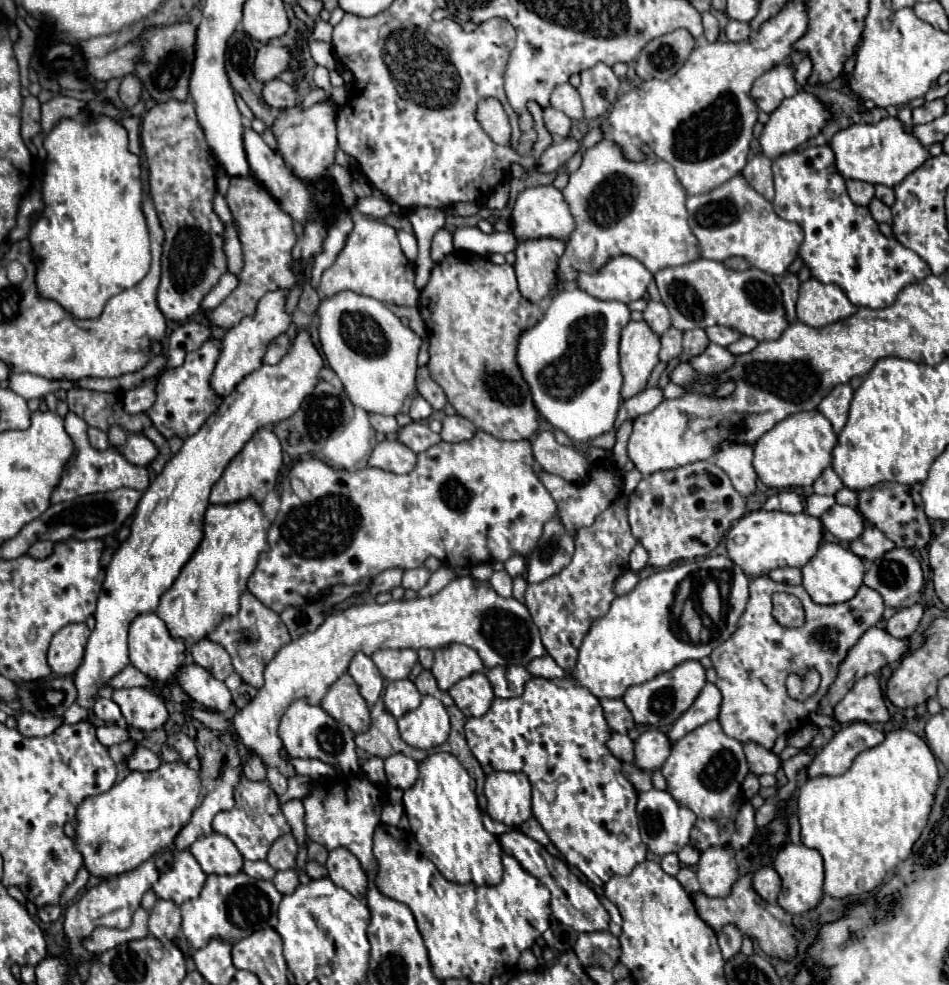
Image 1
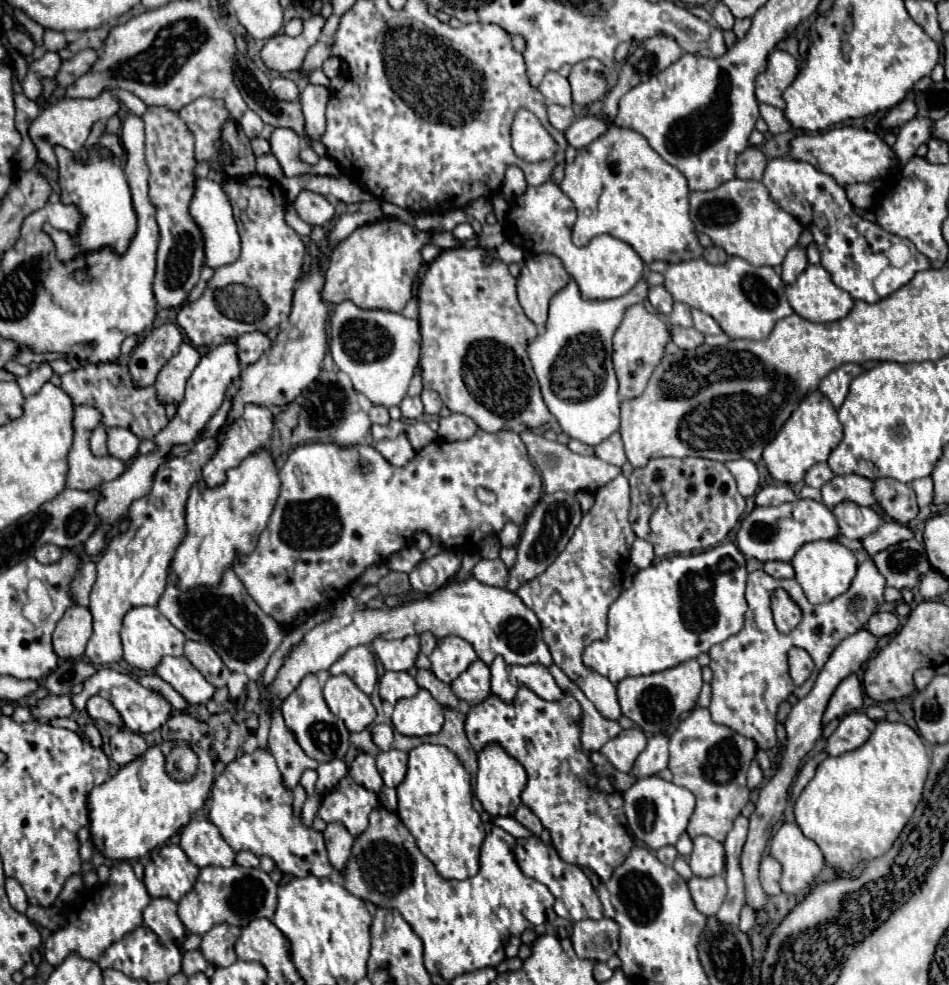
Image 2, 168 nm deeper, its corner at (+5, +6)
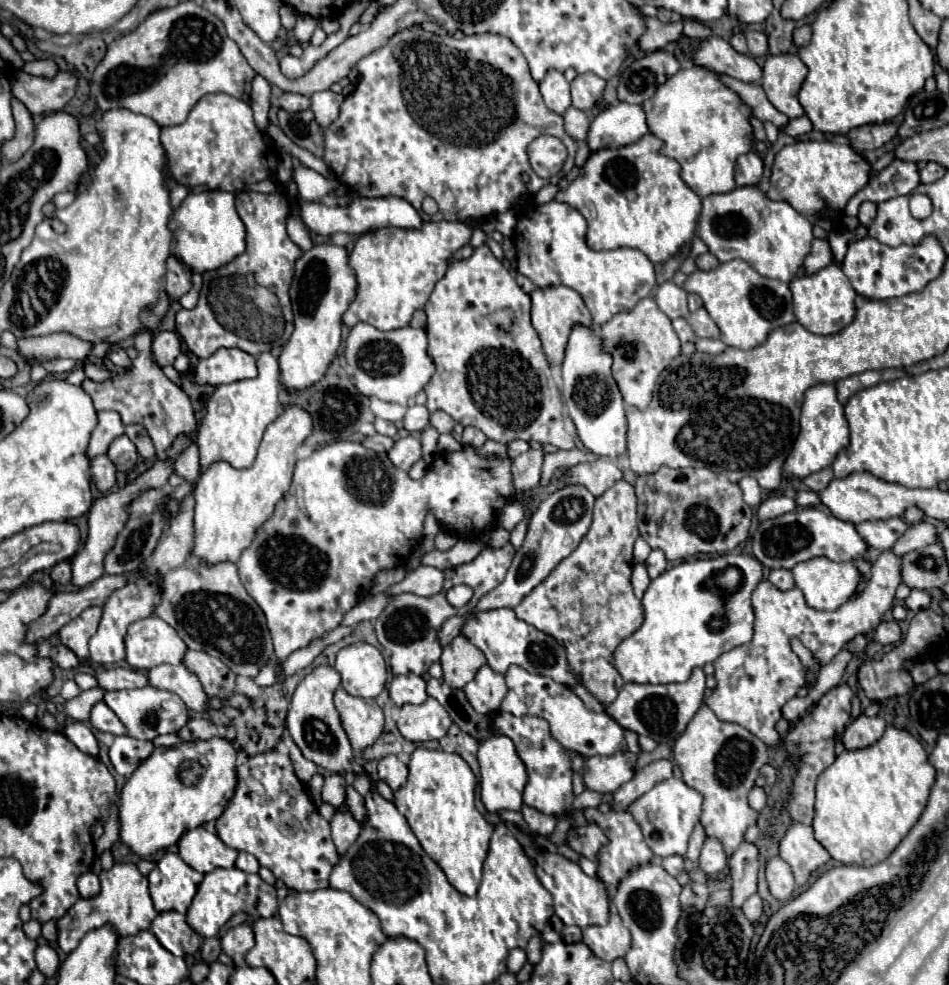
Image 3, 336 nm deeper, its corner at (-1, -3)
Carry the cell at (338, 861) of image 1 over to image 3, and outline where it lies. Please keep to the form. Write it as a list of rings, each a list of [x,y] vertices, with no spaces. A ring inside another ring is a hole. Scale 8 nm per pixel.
[[[337,808],[337,812],[331,818],[331,834],[339,856],[343,856],[347,848],[357,840],[359,830],[361,830],[361,822],[355,820],[349,810]]]

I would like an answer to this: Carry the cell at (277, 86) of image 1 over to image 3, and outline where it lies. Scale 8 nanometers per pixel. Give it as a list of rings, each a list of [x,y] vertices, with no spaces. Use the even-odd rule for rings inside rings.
[[[281,94],[279,96],[279,106],[287,112],[301,112],[301,110],[307,110],[309,108],[309,98],[307,96],[301,96],[301,94]]]

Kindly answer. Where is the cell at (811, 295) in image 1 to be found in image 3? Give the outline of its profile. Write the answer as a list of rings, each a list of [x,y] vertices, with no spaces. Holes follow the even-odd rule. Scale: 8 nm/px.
[[[829,264],[821,268],[815,274],[799,276],[789,282],[789,288],[793,292],[793,308],[797,322],[805,326],[813,334],[835,334],[843,330],[847,324],[851,324],[855,316],[855,296],[857,292],[853,290],[849,278],[841,272],[841,266]]]

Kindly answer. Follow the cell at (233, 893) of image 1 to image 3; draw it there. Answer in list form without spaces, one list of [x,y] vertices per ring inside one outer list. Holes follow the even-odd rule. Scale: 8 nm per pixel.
[[[215,868],[213,872],[207,872],[203,882],[199,884],[199,890],[187,910],[187,924],[203,938],[211,938],[217,936],[219,930],[225,926],[225,922],[237,912],[247,912],[251,918],[275,916],[277,912],[275,888],[263,882],[259,874],[247,874],[237,868],[229,868],[229,870]]]

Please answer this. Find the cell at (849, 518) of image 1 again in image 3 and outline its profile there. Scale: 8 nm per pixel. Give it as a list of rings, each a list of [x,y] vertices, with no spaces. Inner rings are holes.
[[[889,518],[889,520],[869,520],[863,524],[857,524],[859,534],[867,540],[869,546],[877,550],[889,550],[897,538],[909,528],[903,518]]]

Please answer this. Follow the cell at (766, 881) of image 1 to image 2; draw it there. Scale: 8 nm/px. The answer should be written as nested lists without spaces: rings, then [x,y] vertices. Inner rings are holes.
[[[765,855],[761,859],[761,869],[759,869],[759,879],[761,879],[761,887],[767,895],[779,895],[781,887],[779,887],[779,879],[781,879],[781,865],[771,857]]]

